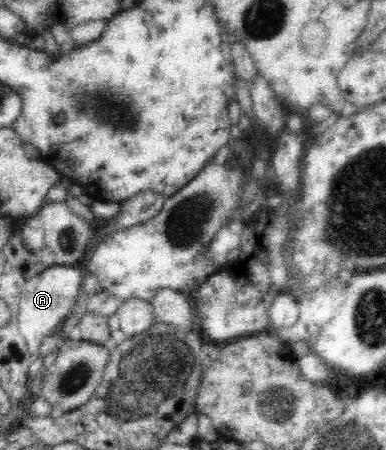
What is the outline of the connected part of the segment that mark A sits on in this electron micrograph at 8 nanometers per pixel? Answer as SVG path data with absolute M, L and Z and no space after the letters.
M53 264L30 278L22 288L17 308L18 329L26 340L28 352L35 358L44 358L39 354L41 342L46 336L58 331L75 306L76 298L82 290L82 280L85 274L86 269L81 264L76 266Z

